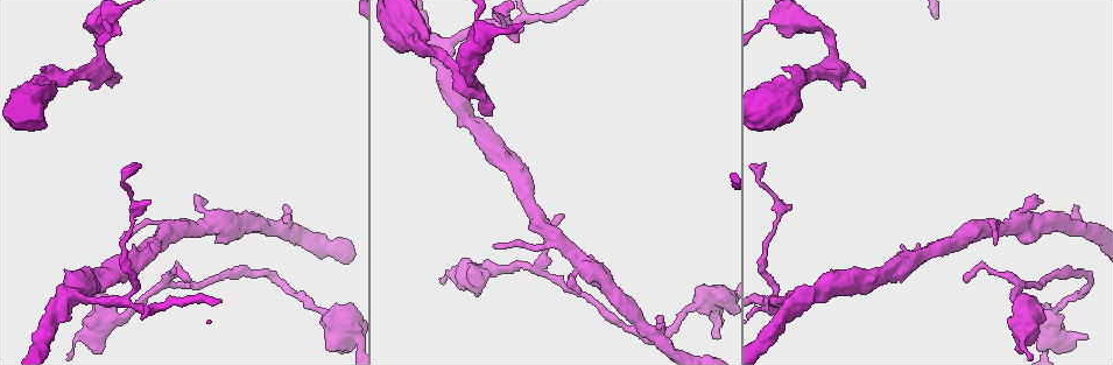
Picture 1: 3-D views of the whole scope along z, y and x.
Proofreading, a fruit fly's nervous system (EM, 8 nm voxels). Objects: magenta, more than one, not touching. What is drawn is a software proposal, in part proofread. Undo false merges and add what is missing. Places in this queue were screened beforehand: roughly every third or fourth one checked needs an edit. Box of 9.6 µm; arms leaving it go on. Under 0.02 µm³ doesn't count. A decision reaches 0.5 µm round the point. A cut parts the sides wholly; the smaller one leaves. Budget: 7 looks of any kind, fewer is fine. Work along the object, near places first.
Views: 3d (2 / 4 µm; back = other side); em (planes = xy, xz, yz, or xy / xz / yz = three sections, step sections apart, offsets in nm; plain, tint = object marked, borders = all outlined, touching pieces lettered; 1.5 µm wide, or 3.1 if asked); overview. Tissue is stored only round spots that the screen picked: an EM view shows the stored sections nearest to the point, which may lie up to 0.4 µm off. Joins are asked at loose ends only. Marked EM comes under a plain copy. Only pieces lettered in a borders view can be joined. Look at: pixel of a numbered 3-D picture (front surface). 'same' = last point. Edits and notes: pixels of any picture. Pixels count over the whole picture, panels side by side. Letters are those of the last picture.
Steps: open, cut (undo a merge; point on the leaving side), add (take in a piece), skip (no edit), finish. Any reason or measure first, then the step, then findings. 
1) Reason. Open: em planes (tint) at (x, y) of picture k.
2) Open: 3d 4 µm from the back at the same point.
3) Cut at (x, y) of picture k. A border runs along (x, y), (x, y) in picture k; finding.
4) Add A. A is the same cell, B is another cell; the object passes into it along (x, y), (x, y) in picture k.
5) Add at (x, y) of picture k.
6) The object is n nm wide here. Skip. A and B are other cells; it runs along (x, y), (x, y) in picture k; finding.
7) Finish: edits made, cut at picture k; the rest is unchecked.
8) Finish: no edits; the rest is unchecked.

Branch stops here. Open: em planes (borders) at (488, 113) of picture 1.

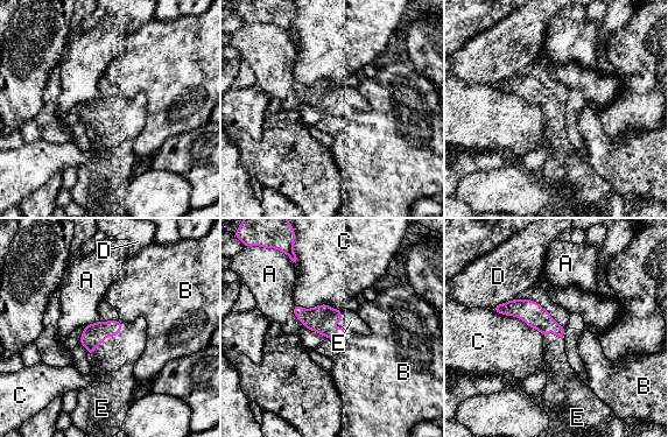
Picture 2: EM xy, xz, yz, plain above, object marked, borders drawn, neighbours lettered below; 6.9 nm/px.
The object is 150 nm wide here; the longest contact is with C, 420 nm. Add E. E is the same cell, A, B, C and D are other cells; the neuron continues.

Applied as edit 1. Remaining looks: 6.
Thin end. Open: 3d 4 µm at (496, 249) of picture 1.

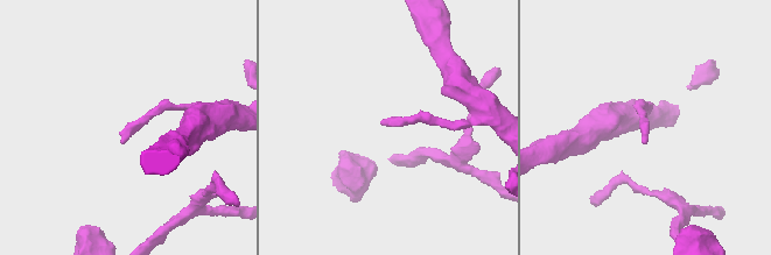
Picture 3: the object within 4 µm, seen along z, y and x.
Open: em planes (borders) at (384, 124) of picture 3.

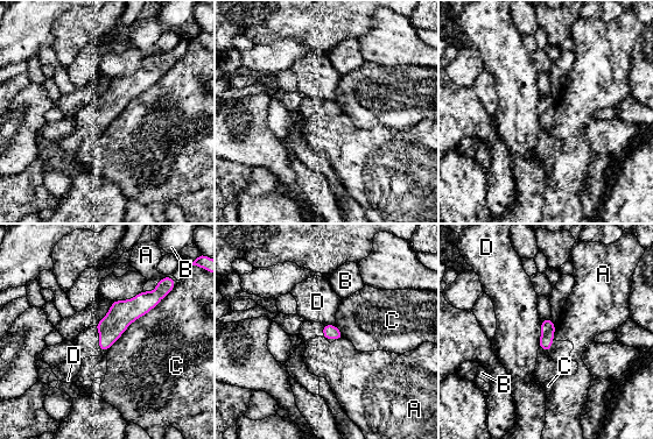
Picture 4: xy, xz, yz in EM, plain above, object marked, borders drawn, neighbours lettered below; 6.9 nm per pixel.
The object is 100 nm wide here. Skip. A, B, C and D are other cells; none of them fits.

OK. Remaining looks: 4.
Open: 3d 2 µm at (773, 300) of picture 1.

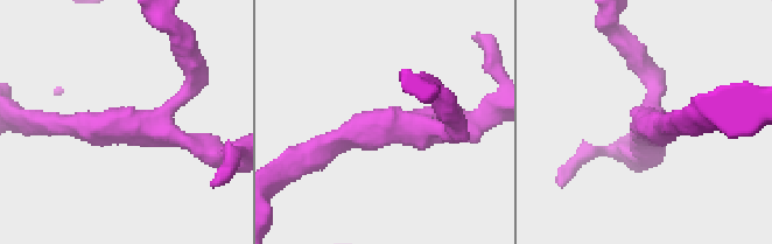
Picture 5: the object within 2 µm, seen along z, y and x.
Open: em planes (borders) at (154, 125) of picture 5.

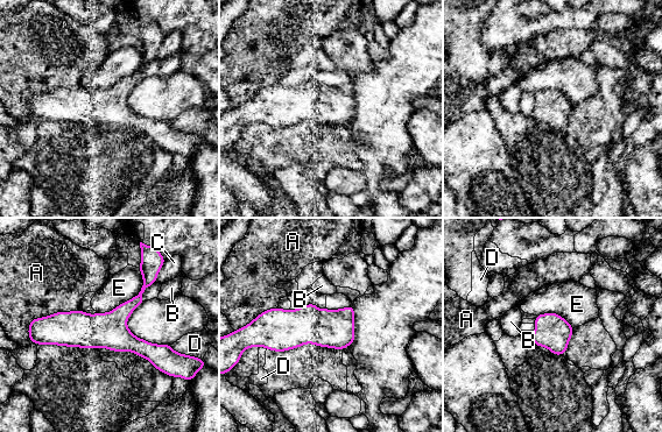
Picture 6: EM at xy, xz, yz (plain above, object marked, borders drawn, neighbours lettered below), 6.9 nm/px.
Skip. A, B, C, D and E are other cells; it runs along (37, 330), (110, 331), (171, 355) in picture 6; one neuron here.

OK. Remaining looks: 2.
Finish: edits made, add at picture 2; the rest is unchecked.

